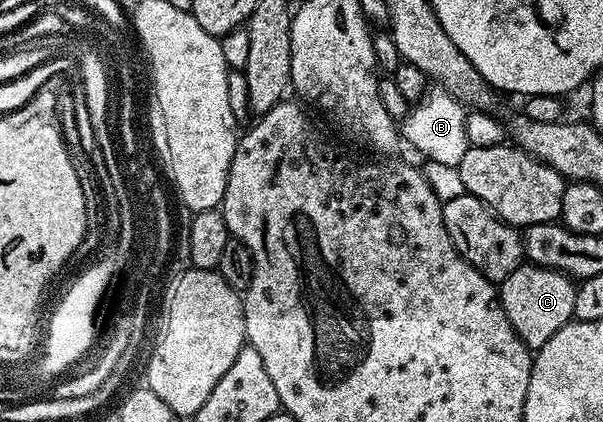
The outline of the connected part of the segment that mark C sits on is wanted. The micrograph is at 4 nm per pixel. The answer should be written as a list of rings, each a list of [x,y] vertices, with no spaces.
[[[524,264],[515,269],[505,281],[498,283],[499,299],[513,324],[513,332],[527,345],[528,350],[540,350],[556,332],[561,332],[567,322],[574,319],[573,296],[576,283],[567,274],[553,268]]]

